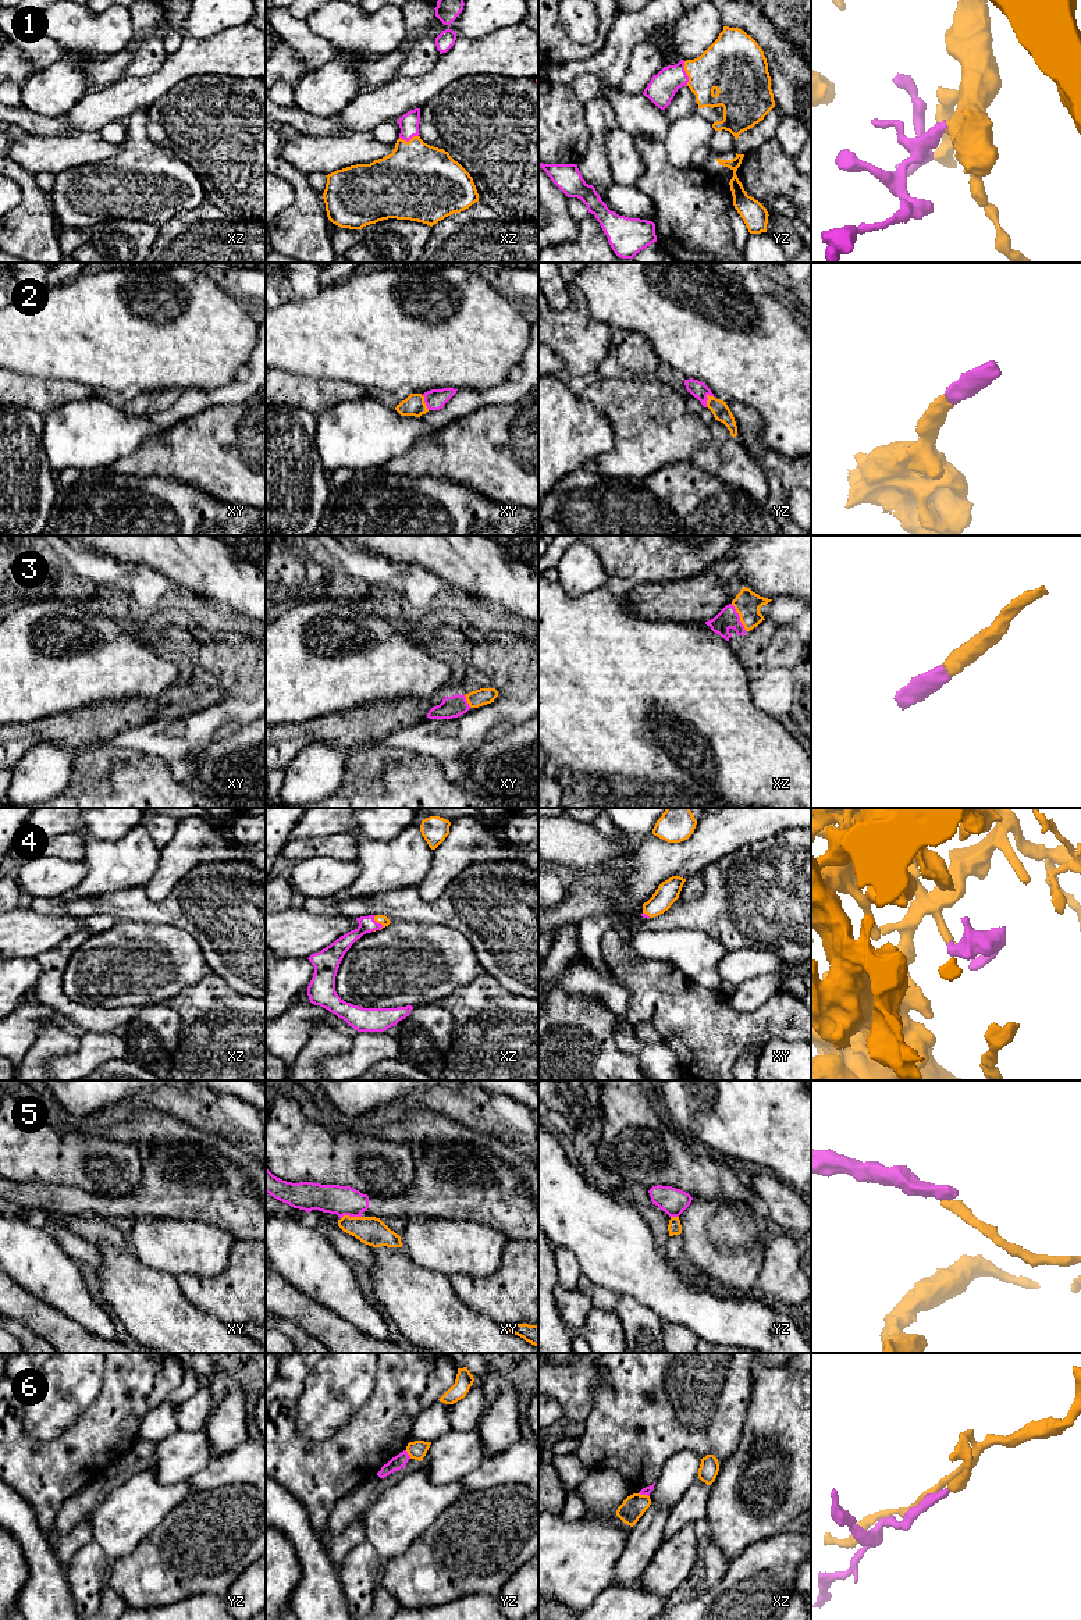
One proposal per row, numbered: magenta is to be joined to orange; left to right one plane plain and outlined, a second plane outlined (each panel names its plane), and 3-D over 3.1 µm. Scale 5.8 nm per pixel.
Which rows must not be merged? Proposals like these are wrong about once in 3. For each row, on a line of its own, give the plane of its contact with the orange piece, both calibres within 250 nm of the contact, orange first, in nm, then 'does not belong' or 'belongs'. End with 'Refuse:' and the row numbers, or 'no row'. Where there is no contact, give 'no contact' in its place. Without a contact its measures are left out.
1: meets orange in yz; 300 nm thick on the orange side, 160 nm on the other; belongs
2: meets orange in yz; 100 nm thick on the orange side, 100 nm on the other; belongs
3: meets orange in xz; 150 nm thick on the orange side, 120 nm on the other; belongs
4: meets orange in xz; 60 nm thick on the orange side, 100 nm on the other; belongs
5: meets orange in xy; 170 nm thick on the orange side, 180 nm on the other; does not belong
6: meets orange in yz; 110 nm thick on the orange side, 80 nm on the other; does not belong
Refuse: 5, 6

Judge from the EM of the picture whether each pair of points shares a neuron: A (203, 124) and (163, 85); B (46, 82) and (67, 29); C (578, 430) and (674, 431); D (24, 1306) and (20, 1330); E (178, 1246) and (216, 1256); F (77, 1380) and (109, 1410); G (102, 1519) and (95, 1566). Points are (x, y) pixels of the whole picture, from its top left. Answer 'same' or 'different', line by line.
A: different
B: different
C: different
D: different
E: same
F: different
G: different

